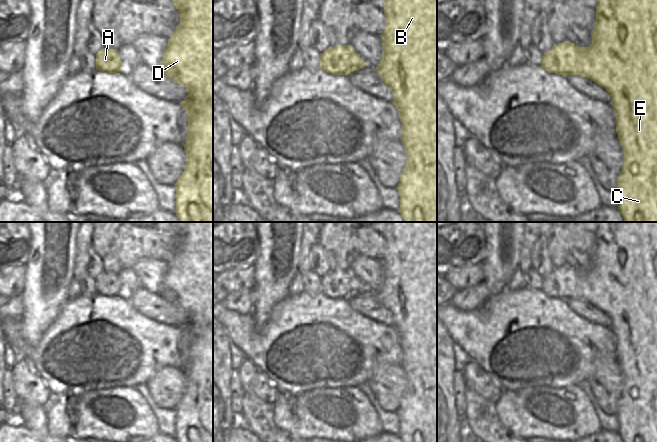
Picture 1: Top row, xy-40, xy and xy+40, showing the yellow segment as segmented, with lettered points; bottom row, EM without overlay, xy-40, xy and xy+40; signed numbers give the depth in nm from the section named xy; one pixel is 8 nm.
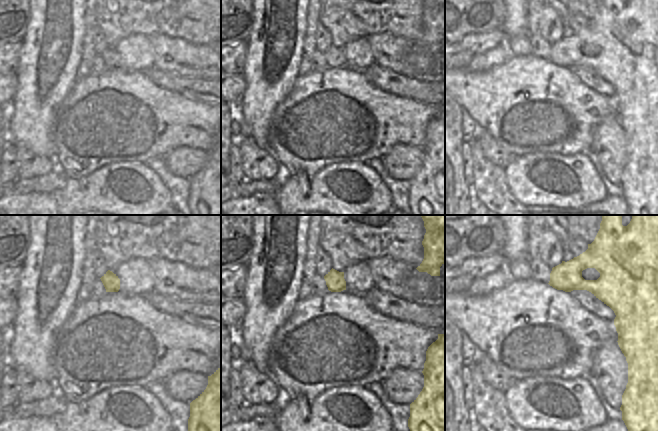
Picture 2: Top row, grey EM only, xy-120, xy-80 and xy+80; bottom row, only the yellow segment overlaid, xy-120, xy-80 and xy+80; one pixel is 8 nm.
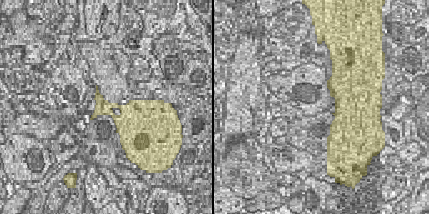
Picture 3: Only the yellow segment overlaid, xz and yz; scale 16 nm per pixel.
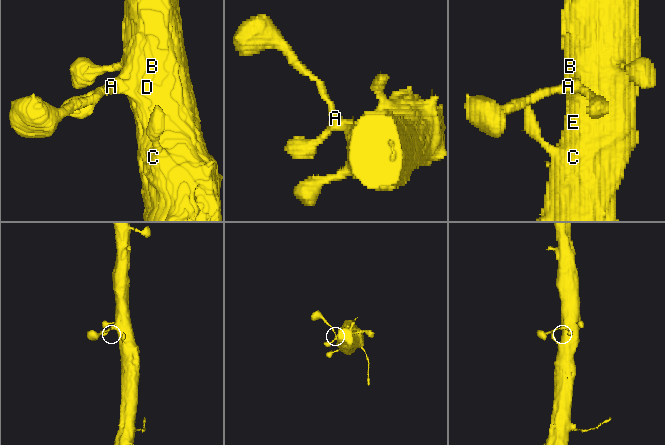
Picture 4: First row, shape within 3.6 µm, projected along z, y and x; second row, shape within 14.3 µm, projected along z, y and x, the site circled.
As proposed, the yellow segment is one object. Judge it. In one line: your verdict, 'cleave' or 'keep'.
keep

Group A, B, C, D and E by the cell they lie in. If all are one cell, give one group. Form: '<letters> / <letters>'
A B C D E

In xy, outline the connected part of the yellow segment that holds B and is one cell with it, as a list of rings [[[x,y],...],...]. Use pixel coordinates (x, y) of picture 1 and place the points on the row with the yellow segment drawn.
[[[386,0],[384,14],[386,28],[380,35],[384,50],[376,70],[392,90],[408,158],[396,188],[400,196],[398,212],[404,222],[437,222],[437,0]]]

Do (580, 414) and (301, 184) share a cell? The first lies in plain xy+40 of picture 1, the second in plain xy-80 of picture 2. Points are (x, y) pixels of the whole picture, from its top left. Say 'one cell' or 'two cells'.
one cell

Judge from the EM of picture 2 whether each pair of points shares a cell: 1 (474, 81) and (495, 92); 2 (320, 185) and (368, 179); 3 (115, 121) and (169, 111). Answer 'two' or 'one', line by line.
1: one
2: one
3: one

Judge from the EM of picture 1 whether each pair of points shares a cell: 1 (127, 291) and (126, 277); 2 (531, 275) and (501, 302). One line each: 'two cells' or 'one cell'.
1: one cell
2: two cells

